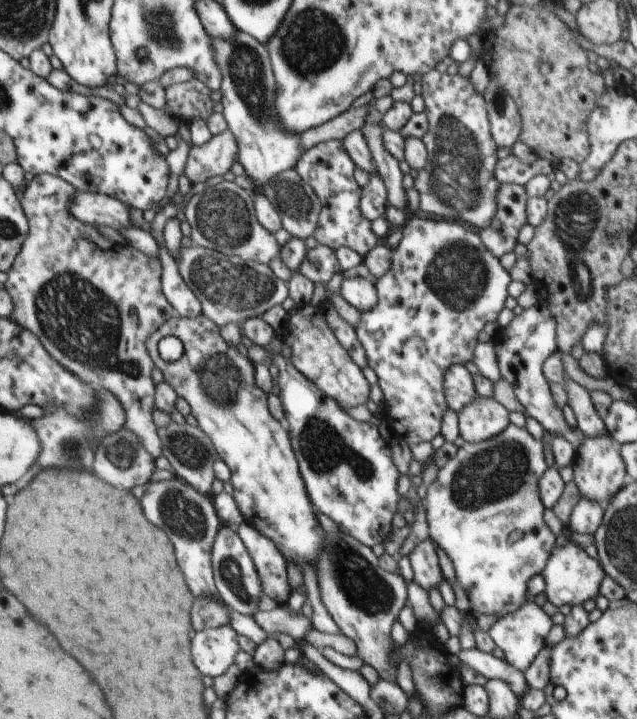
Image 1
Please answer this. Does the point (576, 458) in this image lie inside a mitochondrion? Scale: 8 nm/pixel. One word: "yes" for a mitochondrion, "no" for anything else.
no

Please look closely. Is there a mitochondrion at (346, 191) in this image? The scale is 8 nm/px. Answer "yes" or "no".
no

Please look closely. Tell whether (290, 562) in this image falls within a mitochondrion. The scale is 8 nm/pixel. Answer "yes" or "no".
no

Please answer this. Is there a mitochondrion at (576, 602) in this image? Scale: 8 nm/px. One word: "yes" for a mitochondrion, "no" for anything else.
no

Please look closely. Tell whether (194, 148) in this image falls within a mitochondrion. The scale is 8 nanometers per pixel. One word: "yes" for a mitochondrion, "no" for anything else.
no

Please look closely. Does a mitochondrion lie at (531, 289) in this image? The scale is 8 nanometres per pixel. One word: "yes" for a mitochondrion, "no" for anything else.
no

